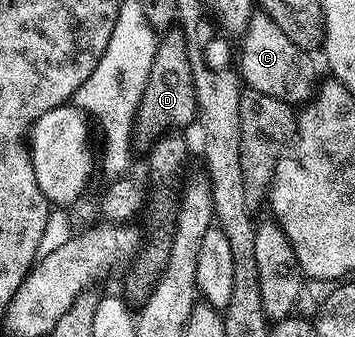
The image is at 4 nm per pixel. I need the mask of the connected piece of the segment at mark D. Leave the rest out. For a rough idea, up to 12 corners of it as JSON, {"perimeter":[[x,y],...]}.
{"perimeter":[[185,34],[158,37],[135,115],[133,144],[196,123]]}

